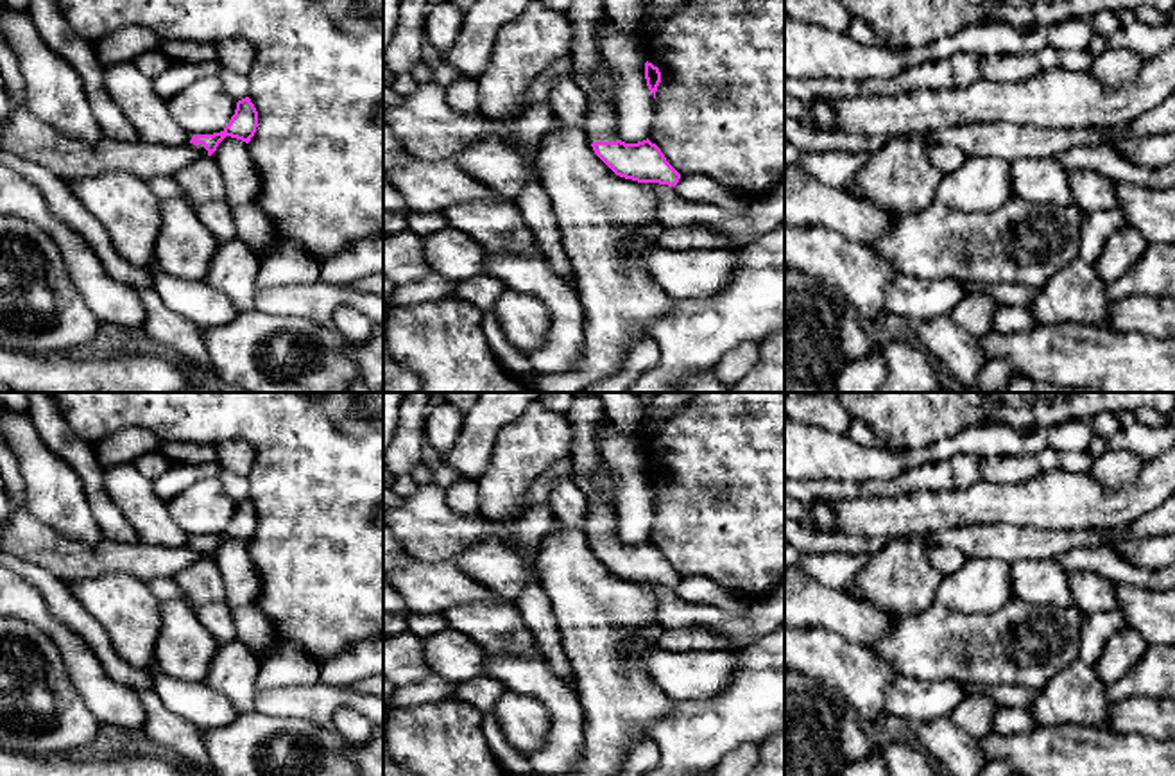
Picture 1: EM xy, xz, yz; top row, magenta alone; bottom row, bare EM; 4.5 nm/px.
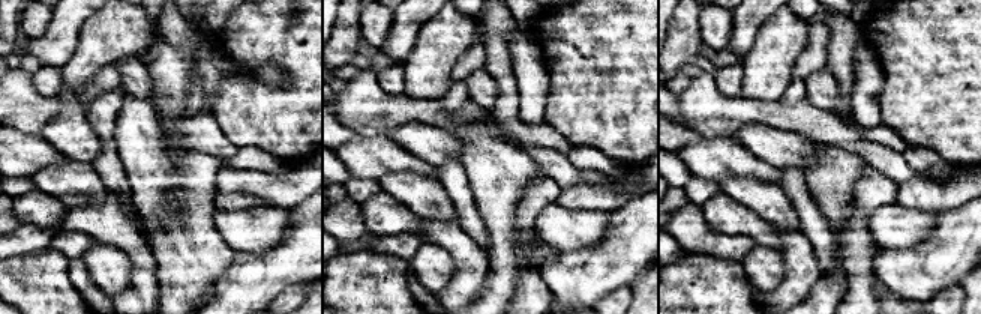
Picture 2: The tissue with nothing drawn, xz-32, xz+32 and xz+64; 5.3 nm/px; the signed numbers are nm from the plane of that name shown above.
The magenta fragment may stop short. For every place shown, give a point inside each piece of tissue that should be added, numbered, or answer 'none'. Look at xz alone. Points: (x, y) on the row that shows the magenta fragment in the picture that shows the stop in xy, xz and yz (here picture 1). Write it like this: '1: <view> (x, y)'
1: xz (600, 126)

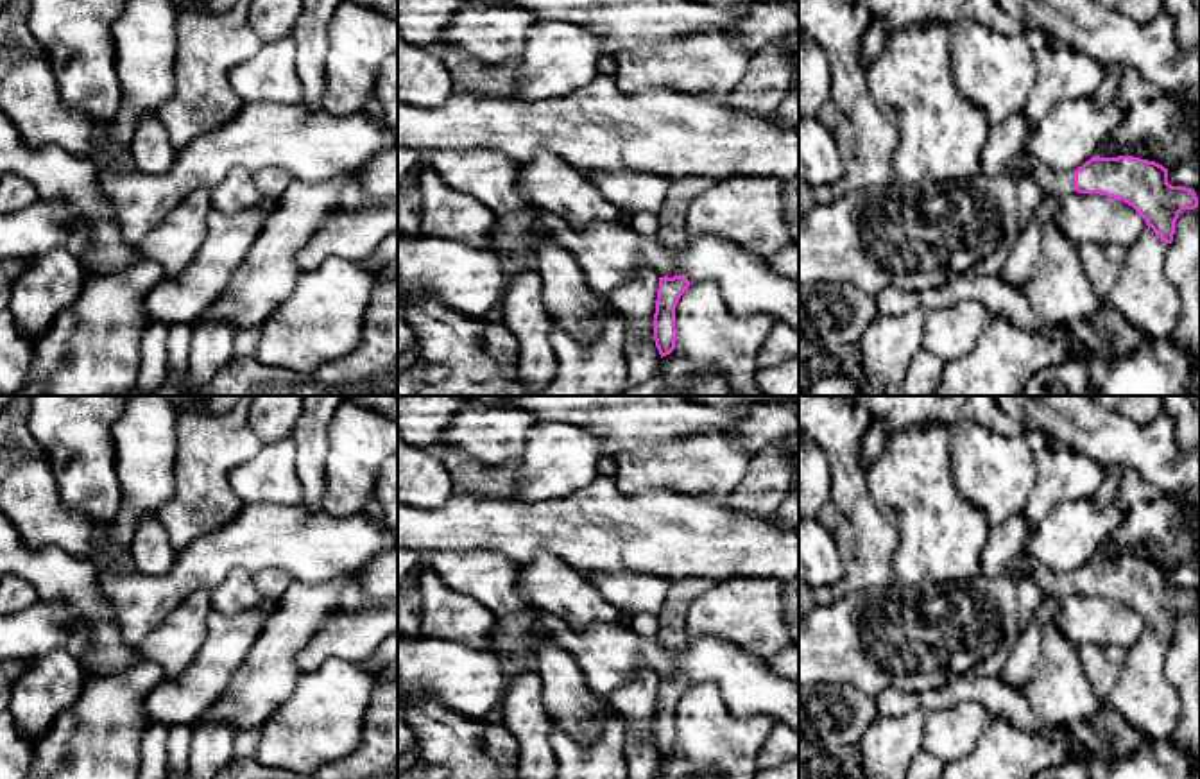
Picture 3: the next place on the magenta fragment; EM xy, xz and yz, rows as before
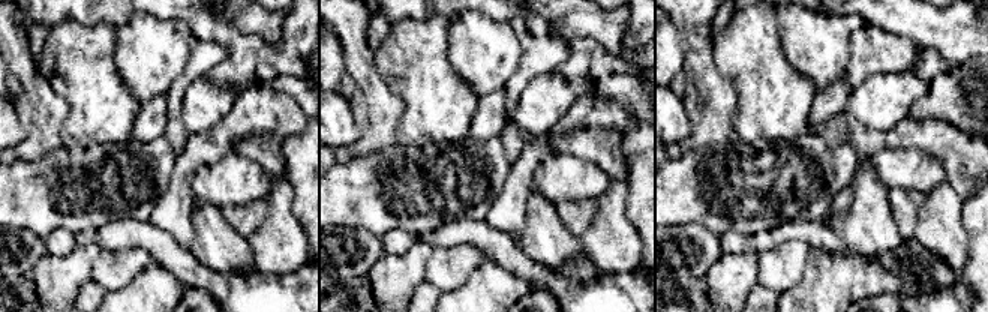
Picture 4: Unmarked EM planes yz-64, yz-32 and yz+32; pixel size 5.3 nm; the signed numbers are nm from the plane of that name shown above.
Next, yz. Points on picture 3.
1: yz (1050, 181)

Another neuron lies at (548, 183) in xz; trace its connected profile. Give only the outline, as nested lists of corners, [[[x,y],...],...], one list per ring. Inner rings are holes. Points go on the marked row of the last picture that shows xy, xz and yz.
[[[536,154],[519,165],[518,188],[530,206],[555,213],[573,229],[620,222],[621,211],[586,177],[553,154]]]

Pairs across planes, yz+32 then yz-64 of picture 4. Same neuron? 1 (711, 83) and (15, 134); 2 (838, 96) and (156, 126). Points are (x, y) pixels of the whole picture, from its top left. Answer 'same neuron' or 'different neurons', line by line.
1: different neurons
2: same neuron

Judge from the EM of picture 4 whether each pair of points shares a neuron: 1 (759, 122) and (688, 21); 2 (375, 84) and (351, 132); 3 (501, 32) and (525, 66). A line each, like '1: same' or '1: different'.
1: different
2: different
3: different

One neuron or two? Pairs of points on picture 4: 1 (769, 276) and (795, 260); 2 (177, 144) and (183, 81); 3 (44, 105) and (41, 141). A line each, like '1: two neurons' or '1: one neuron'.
1: one neuron
2: one neuron
3: one neuron

